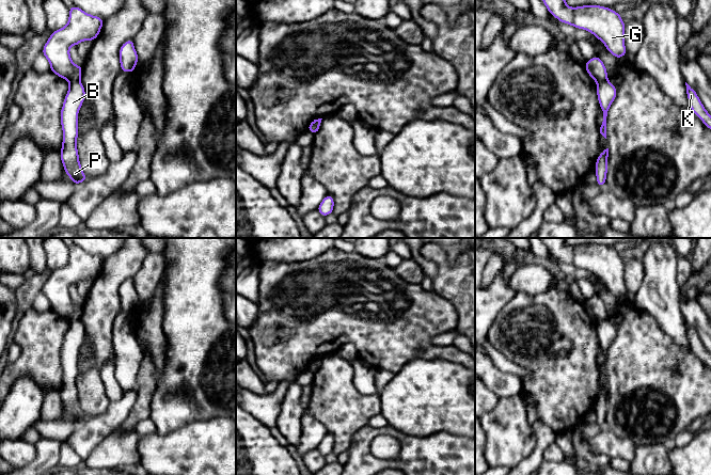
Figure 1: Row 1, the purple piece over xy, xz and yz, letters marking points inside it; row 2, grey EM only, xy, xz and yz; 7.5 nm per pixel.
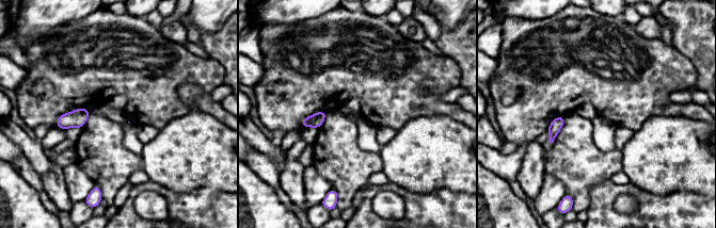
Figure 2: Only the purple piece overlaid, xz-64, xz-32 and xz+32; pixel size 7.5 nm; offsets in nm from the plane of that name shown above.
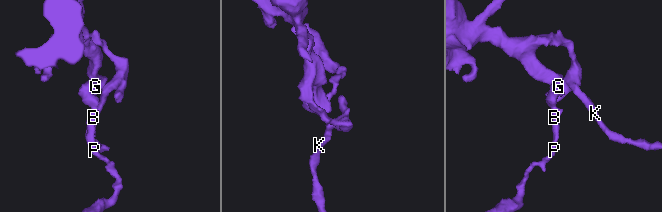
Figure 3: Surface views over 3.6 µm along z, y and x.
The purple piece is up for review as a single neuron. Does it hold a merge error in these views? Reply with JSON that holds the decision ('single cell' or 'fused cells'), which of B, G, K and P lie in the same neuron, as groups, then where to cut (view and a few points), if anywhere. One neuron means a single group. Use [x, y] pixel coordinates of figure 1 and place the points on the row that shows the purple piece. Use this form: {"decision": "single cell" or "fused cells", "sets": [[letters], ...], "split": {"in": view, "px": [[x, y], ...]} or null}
{"decision": "fused cells", "sets": [["B", "P"], ["G", "K"]], "split": {"in": "xz", "px": [[319, 124], [307, 129]]}}

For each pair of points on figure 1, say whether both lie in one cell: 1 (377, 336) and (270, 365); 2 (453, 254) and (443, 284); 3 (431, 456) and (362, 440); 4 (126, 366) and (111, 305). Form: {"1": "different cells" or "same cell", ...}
{"1": "same cell", "2": "different cells", "3": "same cell", "4": "different cells"}

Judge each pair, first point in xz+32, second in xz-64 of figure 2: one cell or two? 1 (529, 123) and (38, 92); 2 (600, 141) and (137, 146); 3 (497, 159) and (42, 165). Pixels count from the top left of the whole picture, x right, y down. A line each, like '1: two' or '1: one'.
1: one
2: one
3: two

